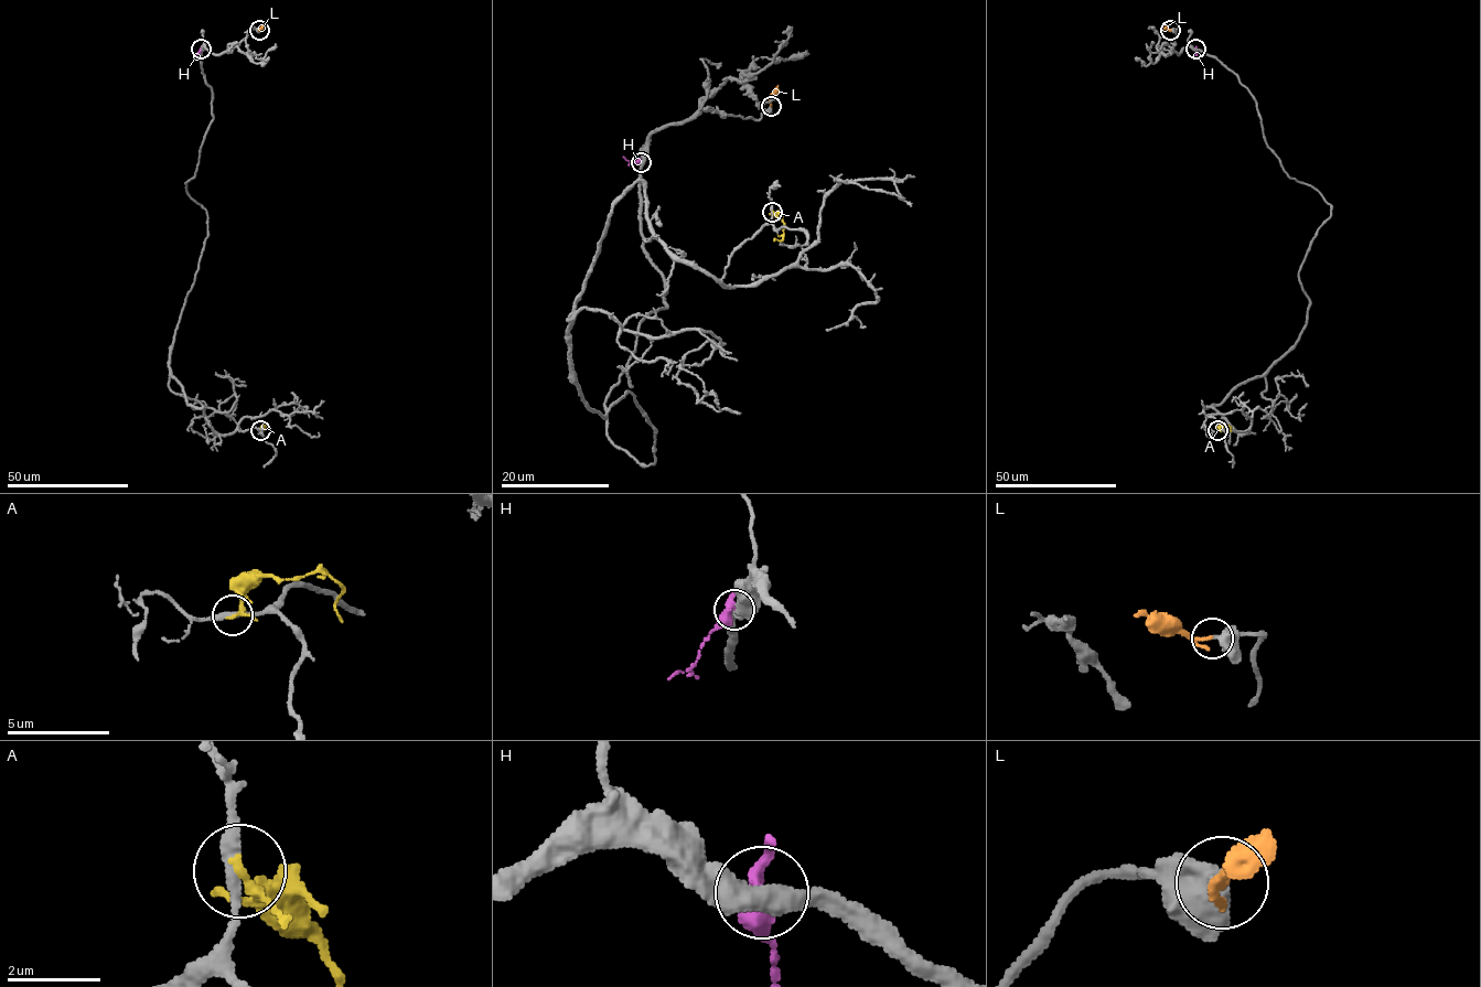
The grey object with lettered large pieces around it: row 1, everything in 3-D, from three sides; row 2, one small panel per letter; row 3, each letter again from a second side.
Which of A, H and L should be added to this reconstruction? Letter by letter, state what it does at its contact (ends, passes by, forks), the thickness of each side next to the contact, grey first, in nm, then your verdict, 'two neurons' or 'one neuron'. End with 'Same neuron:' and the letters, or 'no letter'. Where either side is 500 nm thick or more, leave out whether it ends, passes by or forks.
A: it passes by; calibres 280 and 170 nm; two neurons
H: it passes by; calibres 480 and 380 nm; two neurons
L: it passes by; calibres 480 and 130 nm; one neuron
Same neuron: L

